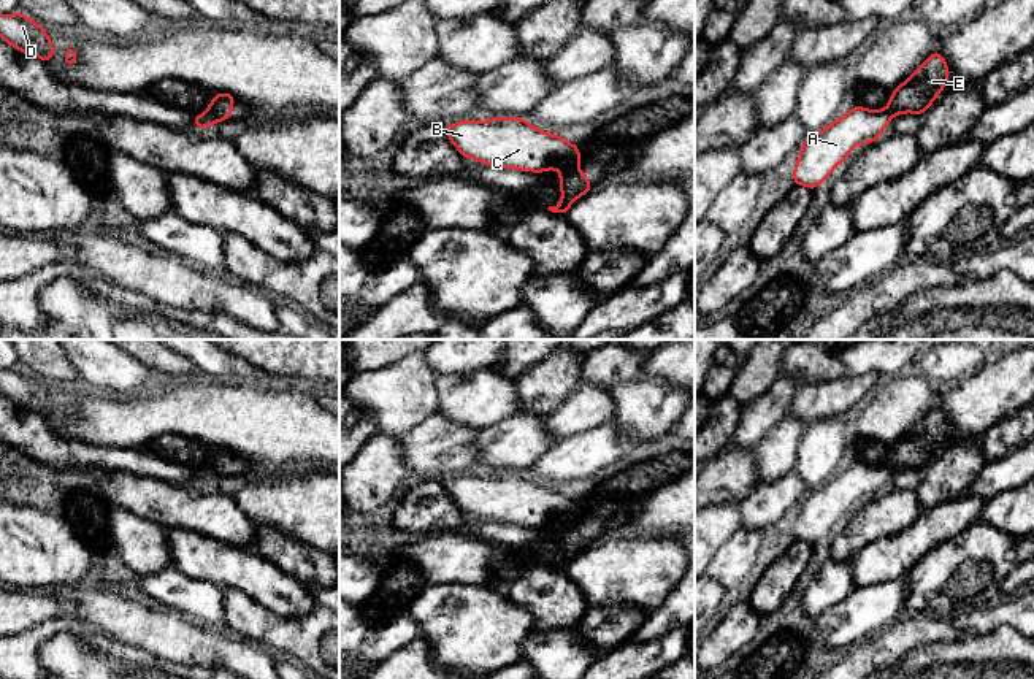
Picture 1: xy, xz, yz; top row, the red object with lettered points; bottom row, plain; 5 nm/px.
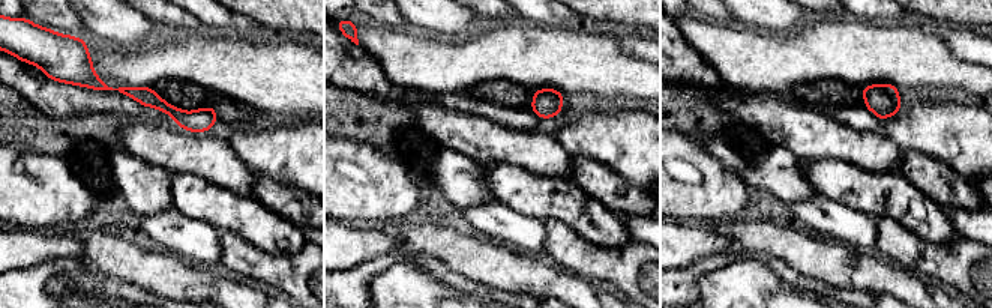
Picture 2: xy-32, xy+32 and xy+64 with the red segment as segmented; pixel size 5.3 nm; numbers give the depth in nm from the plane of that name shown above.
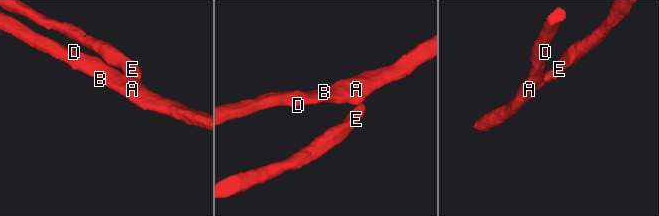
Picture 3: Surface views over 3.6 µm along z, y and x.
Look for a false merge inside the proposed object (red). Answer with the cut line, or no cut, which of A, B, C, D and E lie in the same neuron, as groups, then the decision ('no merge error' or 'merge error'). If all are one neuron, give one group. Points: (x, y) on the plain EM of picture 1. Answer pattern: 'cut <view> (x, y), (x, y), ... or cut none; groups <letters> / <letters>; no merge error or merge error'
cut xz (574, 524), (562, 532); groups A B C D / E; merge error

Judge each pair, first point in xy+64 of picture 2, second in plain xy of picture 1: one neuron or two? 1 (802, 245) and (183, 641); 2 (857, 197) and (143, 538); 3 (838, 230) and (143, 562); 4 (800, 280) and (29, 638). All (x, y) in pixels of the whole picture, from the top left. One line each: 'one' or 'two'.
1: one
2: two
3: two
4: one

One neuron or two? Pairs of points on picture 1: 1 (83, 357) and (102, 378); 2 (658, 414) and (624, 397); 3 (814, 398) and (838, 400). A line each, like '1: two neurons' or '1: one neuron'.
1: one neuron
2: one neuron
3: one neuron

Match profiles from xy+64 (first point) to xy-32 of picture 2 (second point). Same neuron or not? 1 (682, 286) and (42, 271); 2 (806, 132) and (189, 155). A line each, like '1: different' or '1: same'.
1: same
2: same

